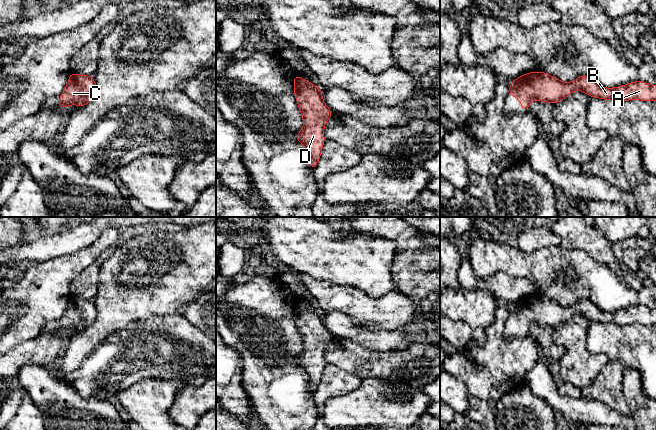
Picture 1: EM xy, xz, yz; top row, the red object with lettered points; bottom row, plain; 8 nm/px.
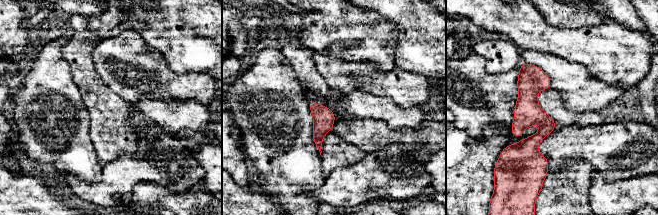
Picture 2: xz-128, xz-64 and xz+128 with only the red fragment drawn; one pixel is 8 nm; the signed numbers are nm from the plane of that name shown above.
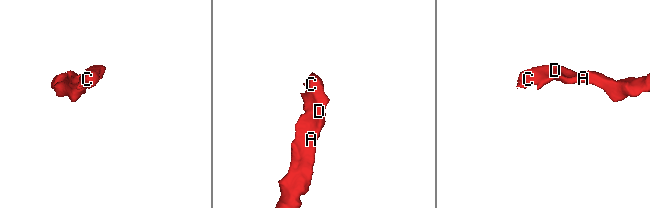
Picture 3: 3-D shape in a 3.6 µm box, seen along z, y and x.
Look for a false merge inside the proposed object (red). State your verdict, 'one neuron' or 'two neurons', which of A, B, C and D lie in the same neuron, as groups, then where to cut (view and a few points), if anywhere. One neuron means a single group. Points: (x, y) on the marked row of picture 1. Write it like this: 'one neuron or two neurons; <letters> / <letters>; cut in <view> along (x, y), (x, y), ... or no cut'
one neuron; A B C D; no cut

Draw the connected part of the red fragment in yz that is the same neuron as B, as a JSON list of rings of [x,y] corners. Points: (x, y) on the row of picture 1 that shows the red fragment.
[[[536,71],[521,75],[510,83],[508,95],[514,96],[516,100],[519,99],[521,102],[520,109],[525,111],[529,109],[533,99],[556,105],[575,90],[580,90],[591,97],[605,100],[656,100],[656,85],[651,85],[644,81],[634,81],[626,85],[607,89],[588,75],[581,75],[575,81],[568,83],[561,82],[545,72]]]

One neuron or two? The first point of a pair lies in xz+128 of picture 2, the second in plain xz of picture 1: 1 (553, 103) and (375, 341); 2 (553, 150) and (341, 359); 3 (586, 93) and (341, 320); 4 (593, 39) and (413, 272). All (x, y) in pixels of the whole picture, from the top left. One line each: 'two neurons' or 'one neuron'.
1: one neuron
2: one neuron
3: two neurons
4: two neurons

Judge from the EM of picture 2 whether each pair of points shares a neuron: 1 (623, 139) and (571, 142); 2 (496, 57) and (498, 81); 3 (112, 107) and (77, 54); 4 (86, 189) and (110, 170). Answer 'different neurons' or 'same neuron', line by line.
1: same neuron
2: different neurons
3: same neuron
4: same neuron

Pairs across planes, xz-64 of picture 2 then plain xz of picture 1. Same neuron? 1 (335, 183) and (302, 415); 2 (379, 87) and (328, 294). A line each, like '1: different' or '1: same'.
1: different
2: same

